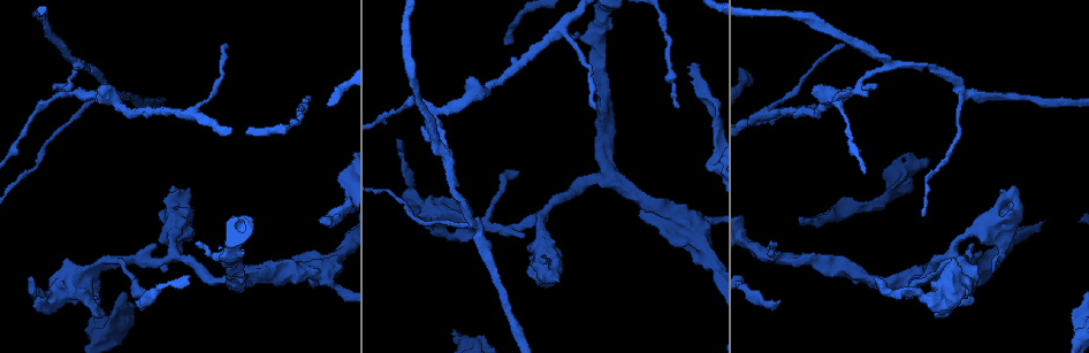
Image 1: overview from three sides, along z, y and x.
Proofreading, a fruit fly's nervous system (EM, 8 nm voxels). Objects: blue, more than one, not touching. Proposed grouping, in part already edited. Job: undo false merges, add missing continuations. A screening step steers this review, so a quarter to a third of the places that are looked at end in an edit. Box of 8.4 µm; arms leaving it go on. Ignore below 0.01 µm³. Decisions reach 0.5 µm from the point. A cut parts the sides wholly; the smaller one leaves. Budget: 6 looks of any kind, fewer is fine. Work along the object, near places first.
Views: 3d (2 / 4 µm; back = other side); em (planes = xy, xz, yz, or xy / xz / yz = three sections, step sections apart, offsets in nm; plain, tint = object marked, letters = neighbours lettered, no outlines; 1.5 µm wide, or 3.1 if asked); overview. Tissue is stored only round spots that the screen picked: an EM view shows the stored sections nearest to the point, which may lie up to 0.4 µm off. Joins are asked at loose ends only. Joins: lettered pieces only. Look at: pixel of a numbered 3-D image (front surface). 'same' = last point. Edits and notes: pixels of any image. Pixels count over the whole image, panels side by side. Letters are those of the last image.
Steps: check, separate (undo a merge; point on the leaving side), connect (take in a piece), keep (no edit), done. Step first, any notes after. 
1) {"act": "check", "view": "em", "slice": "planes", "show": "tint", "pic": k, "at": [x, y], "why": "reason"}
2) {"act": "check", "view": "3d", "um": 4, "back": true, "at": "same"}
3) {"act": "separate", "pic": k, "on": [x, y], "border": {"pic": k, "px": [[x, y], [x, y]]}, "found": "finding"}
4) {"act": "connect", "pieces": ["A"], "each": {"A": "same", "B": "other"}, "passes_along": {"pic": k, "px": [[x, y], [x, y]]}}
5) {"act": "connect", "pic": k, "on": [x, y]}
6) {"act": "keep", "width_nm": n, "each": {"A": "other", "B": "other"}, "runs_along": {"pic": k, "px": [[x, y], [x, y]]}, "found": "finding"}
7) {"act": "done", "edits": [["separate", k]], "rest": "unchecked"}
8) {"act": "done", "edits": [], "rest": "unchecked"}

{"act": "check", "view": "em", "slice": "xz", "step": 8, "show": "plain", "pic": 1, "at": [517, 170], "why": "thin end"}

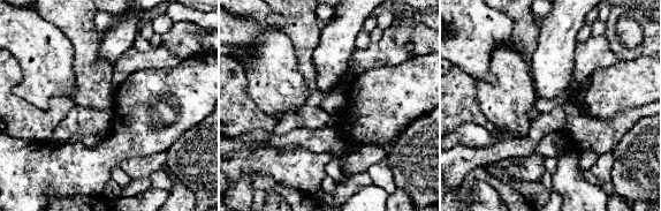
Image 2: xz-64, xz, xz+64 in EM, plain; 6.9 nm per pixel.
{"act": "check", "view": "em", "slice": "xz", "step": 8, "show": "tint", "at": "same"}

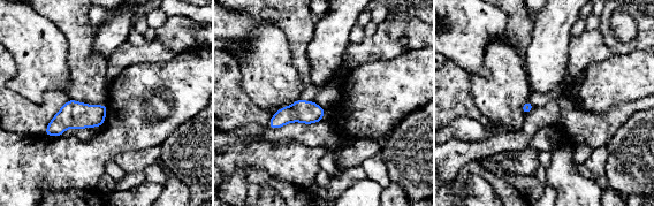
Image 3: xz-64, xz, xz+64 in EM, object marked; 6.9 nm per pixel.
{"act": "check", "view": "em", "slice": "xz", "step": 8, "show": "letters", "at": "same", "why": "see the neighbours"}

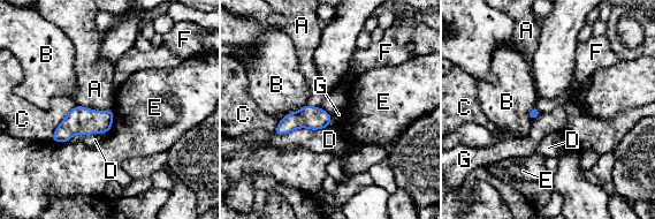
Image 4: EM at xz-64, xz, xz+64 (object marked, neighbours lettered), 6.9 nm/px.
{"act": "keep", "longest_contact_nm": ["D", 380], "each": {"A": "other", "B": "other", "C": "other", "D": "other", "E": "other", "F": "other", "G": "other"}, "found": "none of them fits"}

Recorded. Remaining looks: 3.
{"act": "check", "view": "em", "slice": "planes", "show": "letters", "pic": 1, "at": [606, 175], "why": "calibre changes"}

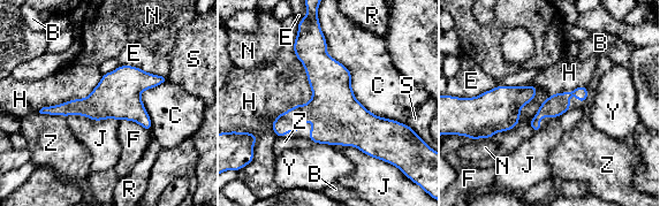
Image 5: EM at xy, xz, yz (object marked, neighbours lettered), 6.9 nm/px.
{"act": "keep", "width_nm": 160, "each": {"B": "other", "C": "other", "E": "other", "F": "other", "H": "other", "J": "other", "N": "other", "R": "other", "S": "other", "Y": "other", "Z": "other"}, "border": {"pic": 5, "px": [[293, 43], [278, 137]]}, "found": "all the same neuron"}

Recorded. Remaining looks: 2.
{"act": "check", "view": "em", "slice": "xz", "step": 4, "show": "plain", "pic": 1, "at": [29, 278], "why": "tapers out"}

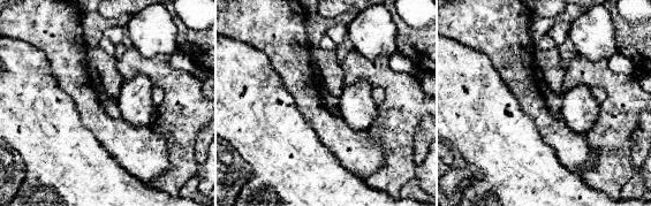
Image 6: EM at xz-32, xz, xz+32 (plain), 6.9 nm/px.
{"act": "check", "view": "em", "slice": "xz", "step": 4, "show": "letters", "at": "same", "why": "what lies round it"}

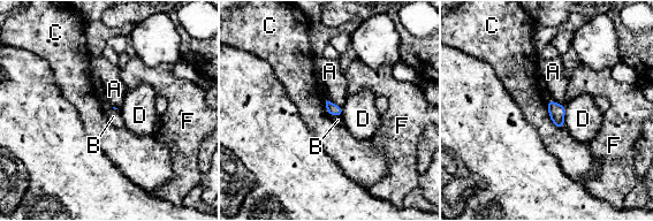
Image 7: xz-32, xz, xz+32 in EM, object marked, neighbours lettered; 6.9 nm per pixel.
{"act": "keep", "each": {"A": "other", "B": "other", "C": "other", "D": "other", "F": "other"}, "found": "none of them fits"}

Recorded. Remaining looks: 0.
{"act": "done", "edits": [], "rest": "unchecked"}

